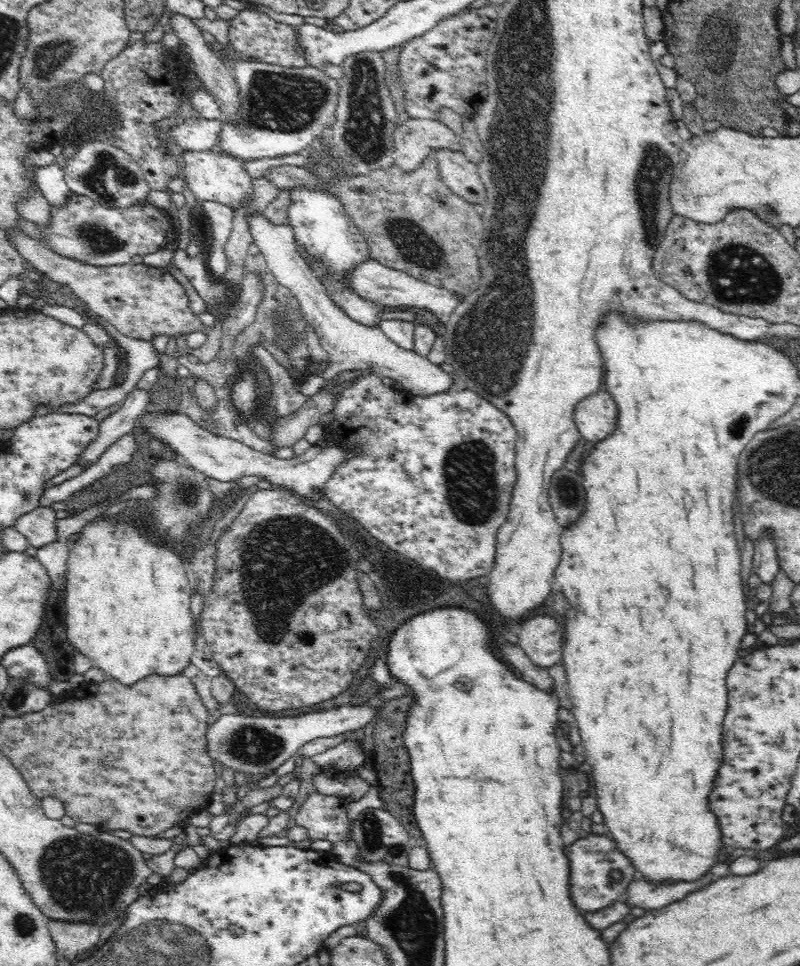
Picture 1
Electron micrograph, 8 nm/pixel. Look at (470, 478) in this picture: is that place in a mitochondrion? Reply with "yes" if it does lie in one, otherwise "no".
yes

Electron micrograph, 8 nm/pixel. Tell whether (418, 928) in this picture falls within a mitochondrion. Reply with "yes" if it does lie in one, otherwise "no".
yes

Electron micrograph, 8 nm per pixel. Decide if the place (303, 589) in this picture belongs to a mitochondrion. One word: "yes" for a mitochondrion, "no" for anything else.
yes

